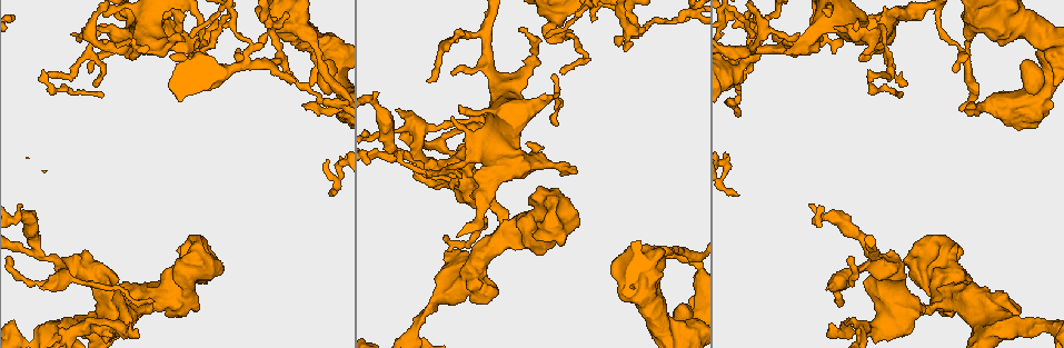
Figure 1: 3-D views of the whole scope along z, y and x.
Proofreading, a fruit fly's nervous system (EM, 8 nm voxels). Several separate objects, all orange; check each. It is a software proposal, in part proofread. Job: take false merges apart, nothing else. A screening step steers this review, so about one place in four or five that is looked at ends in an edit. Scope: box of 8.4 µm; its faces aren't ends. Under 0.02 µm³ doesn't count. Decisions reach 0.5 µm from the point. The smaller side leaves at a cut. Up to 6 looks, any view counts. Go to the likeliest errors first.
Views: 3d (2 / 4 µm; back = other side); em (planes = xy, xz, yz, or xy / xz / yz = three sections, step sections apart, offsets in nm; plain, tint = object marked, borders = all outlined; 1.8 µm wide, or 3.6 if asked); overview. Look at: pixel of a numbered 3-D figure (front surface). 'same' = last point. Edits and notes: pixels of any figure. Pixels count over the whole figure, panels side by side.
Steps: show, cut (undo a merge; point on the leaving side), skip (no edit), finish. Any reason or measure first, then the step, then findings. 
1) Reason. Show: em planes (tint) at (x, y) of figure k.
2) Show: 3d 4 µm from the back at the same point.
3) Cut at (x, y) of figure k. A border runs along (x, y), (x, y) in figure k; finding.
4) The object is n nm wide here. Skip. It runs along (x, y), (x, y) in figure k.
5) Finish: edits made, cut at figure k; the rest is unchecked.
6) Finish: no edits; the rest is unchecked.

Three arms meet. Show: 3d 4 µm at (128, 48) of figure 1.

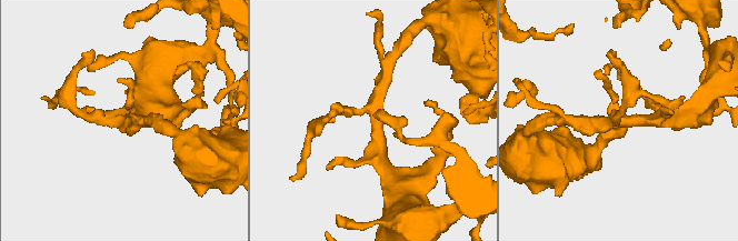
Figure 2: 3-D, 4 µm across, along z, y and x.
Shape alone is not enough. Show: em planes (borders) at (372, 113) of figure 2.

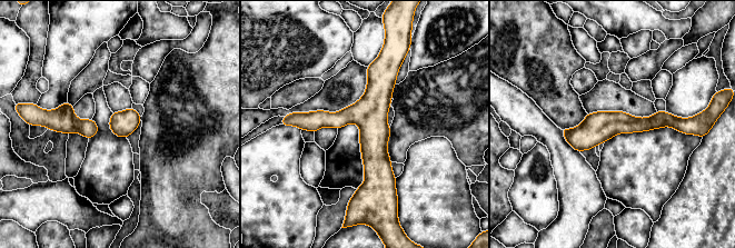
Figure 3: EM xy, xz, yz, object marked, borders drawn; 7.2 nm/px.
Skip. One neuron here.

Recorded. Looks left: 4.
Sudden change in width. Show: 3d 4 µm at (333, 73) of figure 1.

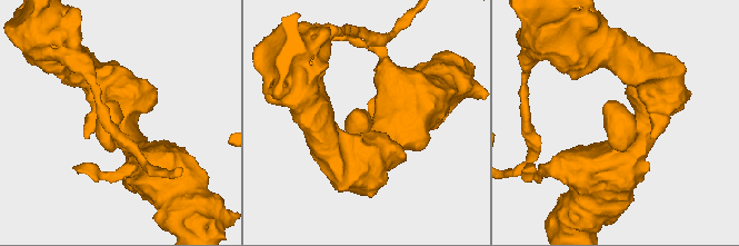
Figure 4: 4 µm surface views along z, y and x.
Show: em 3.6 µm planes (tint) at (633, 122) of figure 4.

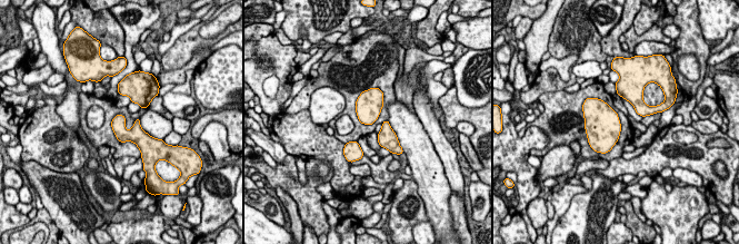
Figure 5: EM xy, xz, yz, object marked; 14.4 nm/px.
Skip. One neuron here.

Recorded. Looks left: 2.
Narrows sharply. Show: 3d 4 µm at (879, 266) of figure 1.

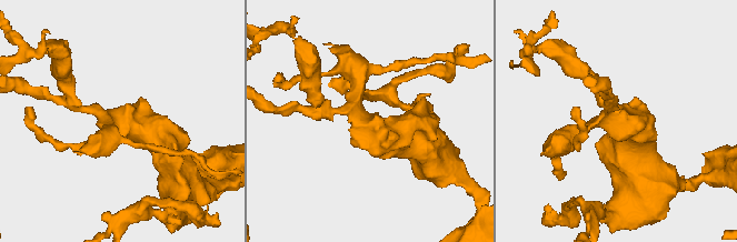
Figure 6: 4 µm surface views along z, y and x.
3 arms meet here; the arms are 180, 220, 420 nm wide; need the tissue. Show: em 3.6 µm planes (tint) at (109, 119) of figure 6.

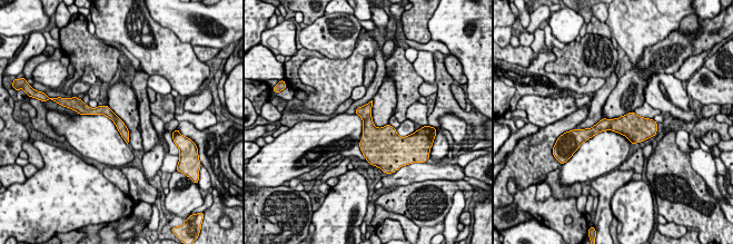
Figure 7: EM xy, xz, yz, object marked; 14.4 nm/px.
The object is 130 nm wide here. Skip. All the same neuron.

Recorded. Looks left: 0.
Finish: no edits; the rest is unchecked.

